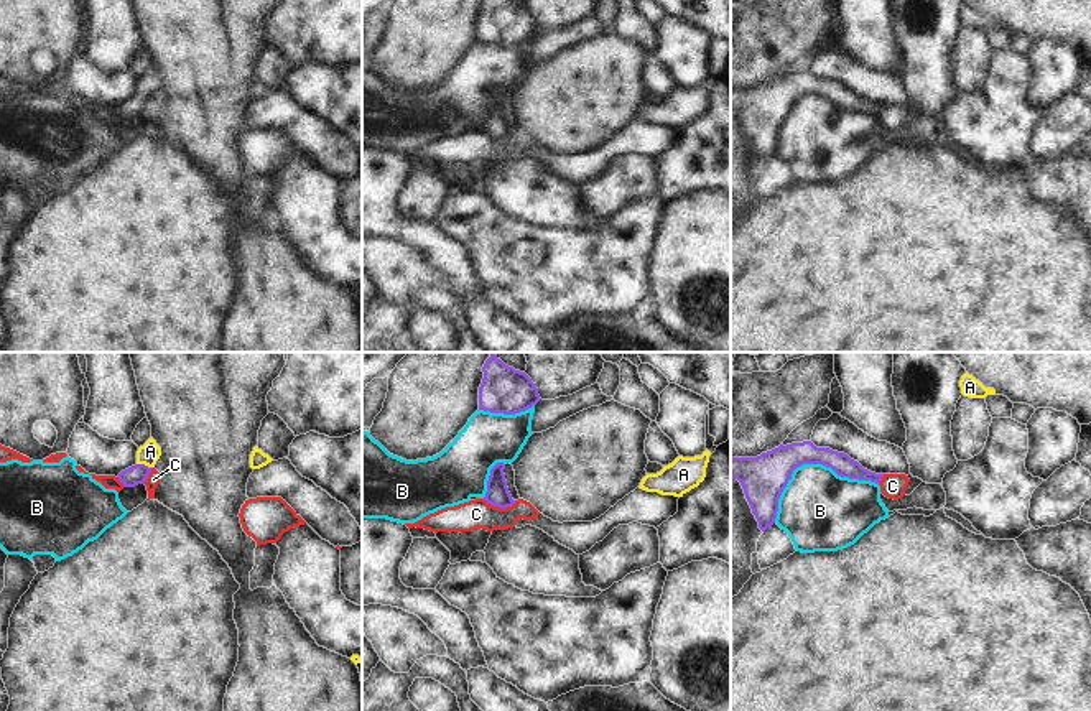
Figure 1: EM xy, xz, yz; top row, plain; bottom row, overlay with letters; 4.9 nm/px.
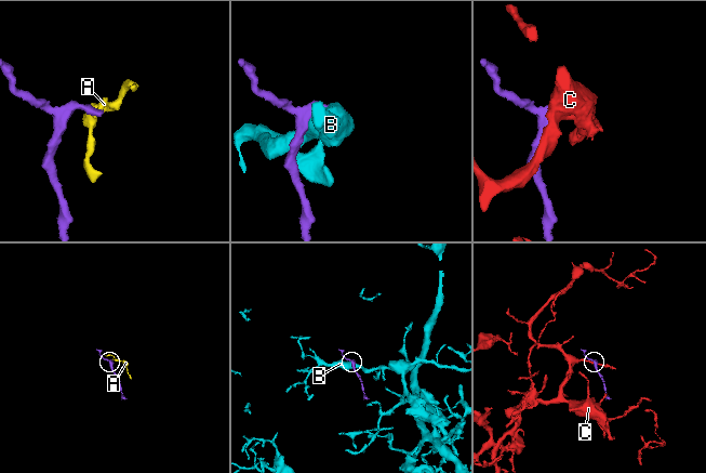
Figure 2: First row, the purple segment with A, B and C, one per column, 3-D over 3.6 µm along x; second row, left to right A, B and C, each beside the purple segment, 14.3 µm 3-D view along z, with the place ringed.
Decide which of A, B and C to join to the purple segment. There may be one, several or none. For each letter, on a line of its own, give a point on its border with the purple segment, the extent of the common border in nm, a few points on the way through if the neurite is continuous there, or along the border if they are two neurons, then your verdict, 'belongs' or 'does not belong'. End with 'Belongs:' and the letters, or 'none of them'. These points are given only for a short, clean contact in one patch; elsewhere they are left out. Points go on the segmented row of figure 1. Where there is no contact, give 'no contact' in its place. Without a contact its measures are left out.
A: meets purple in xy at (143, 464); contact 80 nm long; runs through xy (137, 474), (143, 464), (150, 451); belongs
B: meets purple in yz at (810, 463); contact 550 nm long; does not belong
C: meets purple in xz at (501, 507); contact 180 nm long; border along xz (482, 499), (501, 507), (510, 507), (517, 501); does not belong
Belongs: A

